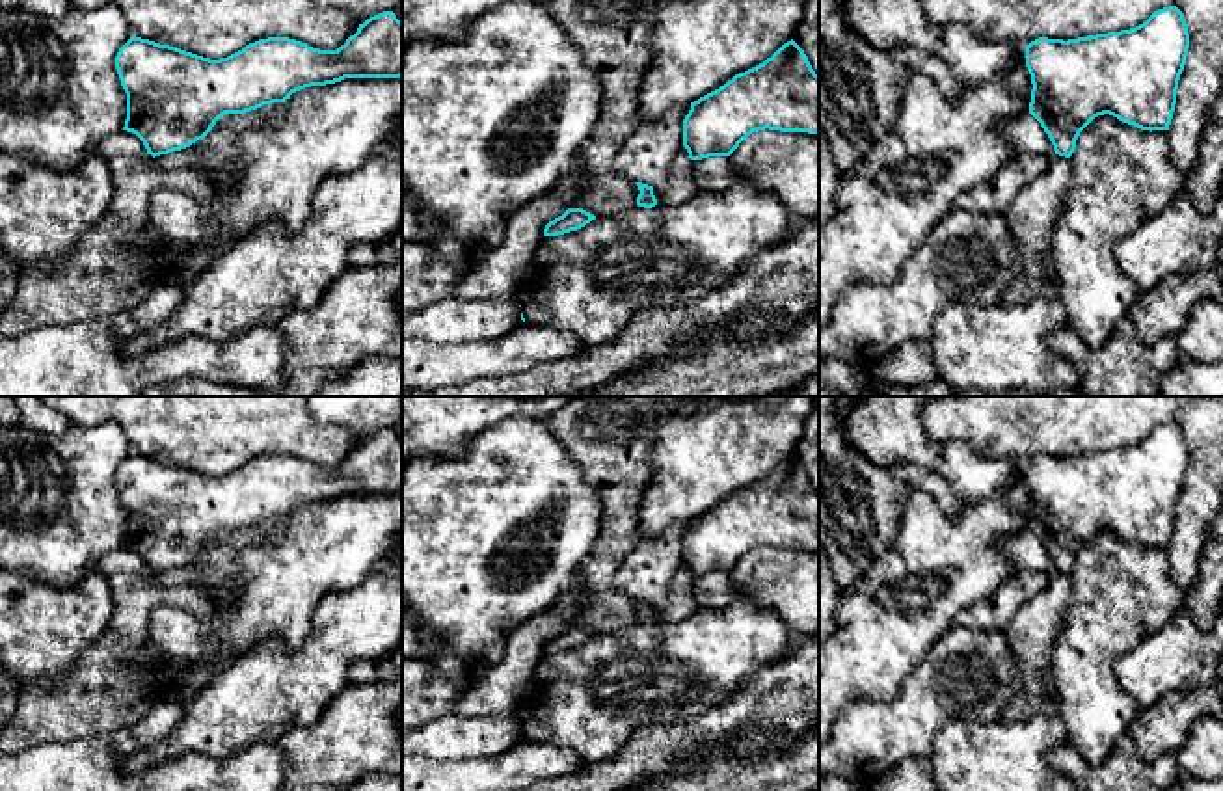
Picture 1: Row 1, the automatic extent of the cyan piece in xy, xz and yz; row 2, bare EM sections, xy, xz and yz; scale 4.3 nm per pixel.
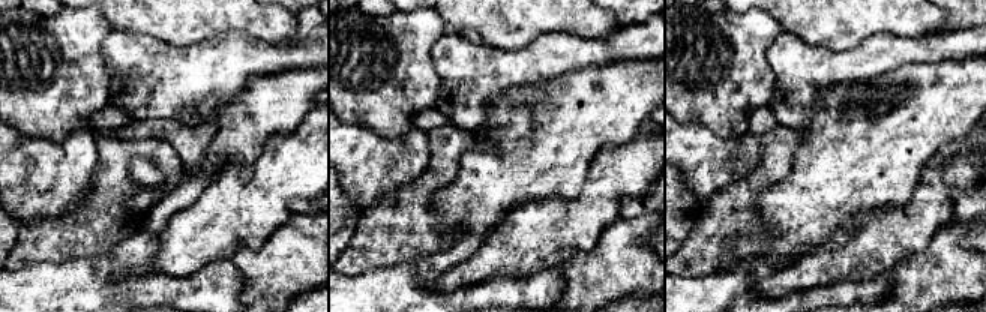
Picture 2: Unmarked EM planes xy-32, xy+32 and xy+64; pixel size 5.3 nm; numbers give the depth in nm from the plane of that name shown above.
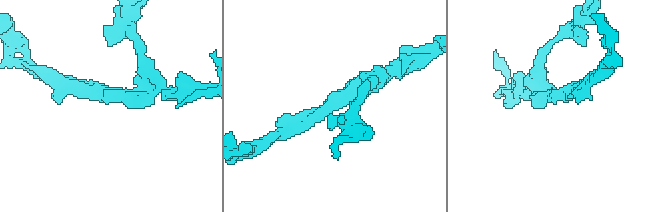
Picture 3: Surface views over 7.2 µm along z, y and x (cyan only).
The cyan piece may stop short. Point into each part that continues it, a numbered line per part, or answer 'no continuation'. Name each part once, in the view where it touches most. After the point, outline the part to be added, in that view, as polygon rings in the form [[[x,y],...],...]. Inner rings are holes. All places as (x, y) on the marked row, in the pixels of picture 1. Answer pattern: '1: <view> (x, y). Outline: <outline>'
no continuation

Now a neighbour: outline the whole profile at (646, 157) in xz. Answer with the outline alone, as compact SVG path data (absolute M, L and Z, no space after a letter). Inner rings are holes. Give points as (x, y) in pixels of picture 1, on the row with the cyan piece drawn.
M691 104L670 110L659 123L635 130L614 158L614 171L633 182L663 186L683 145L683 119Z

